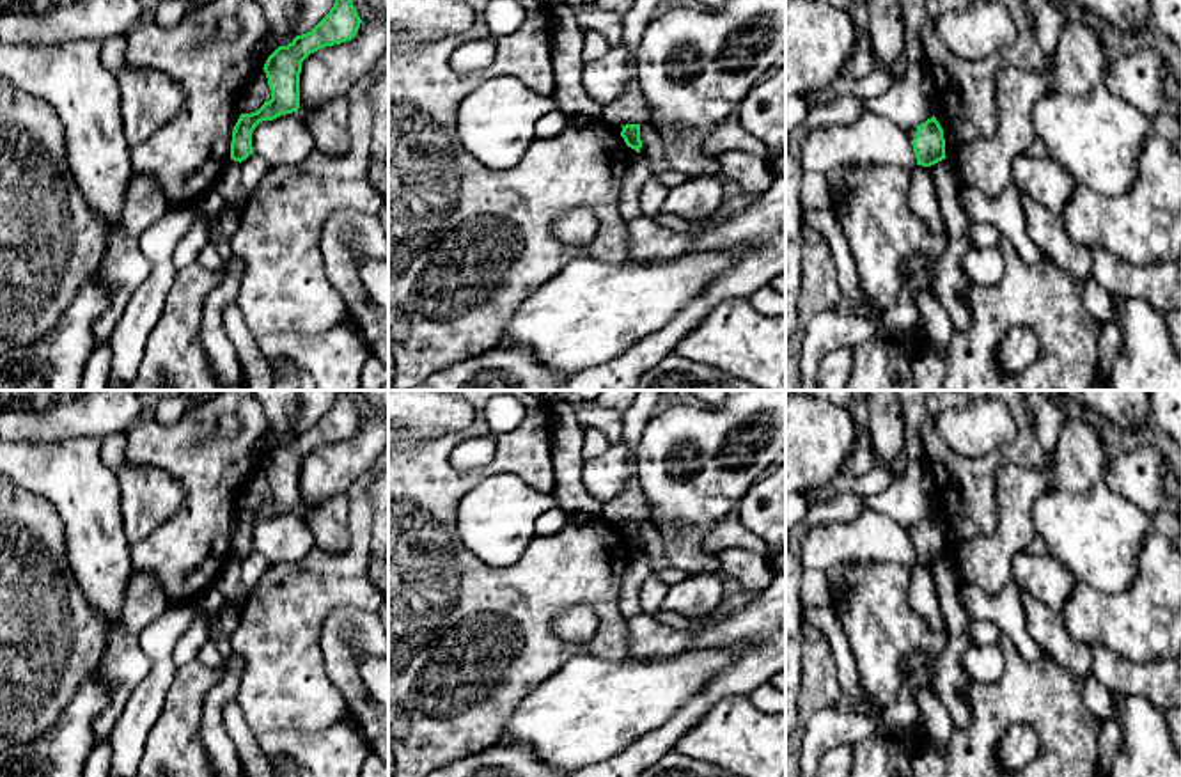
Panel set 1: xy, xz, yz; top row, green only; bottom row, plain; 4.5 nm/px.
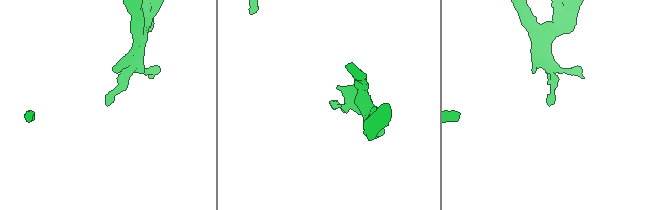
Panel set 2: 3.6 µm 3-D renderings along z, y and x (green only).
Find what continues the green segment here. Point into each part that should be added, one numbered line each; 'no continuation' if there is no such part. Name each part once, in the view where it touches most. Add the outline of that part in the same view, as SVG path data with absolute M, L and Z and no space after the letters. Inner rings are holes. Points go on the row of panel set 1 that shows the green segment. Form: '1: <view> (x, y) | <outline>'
no continuation

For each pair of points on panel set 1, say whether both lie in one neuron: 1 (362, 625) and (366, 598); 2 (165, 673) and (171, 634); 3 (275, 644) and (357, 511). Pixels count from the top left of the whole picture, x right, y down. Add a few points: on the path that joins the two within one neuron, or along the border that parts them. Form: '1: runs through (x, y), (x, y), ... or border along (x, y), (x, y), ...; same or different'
1: border along (369, 612), (334, 609), (323, 620); different
2: runs through (164, 664), (164, 643); same
3: runs through (300, 611), (359, 552), (359, 545); same

